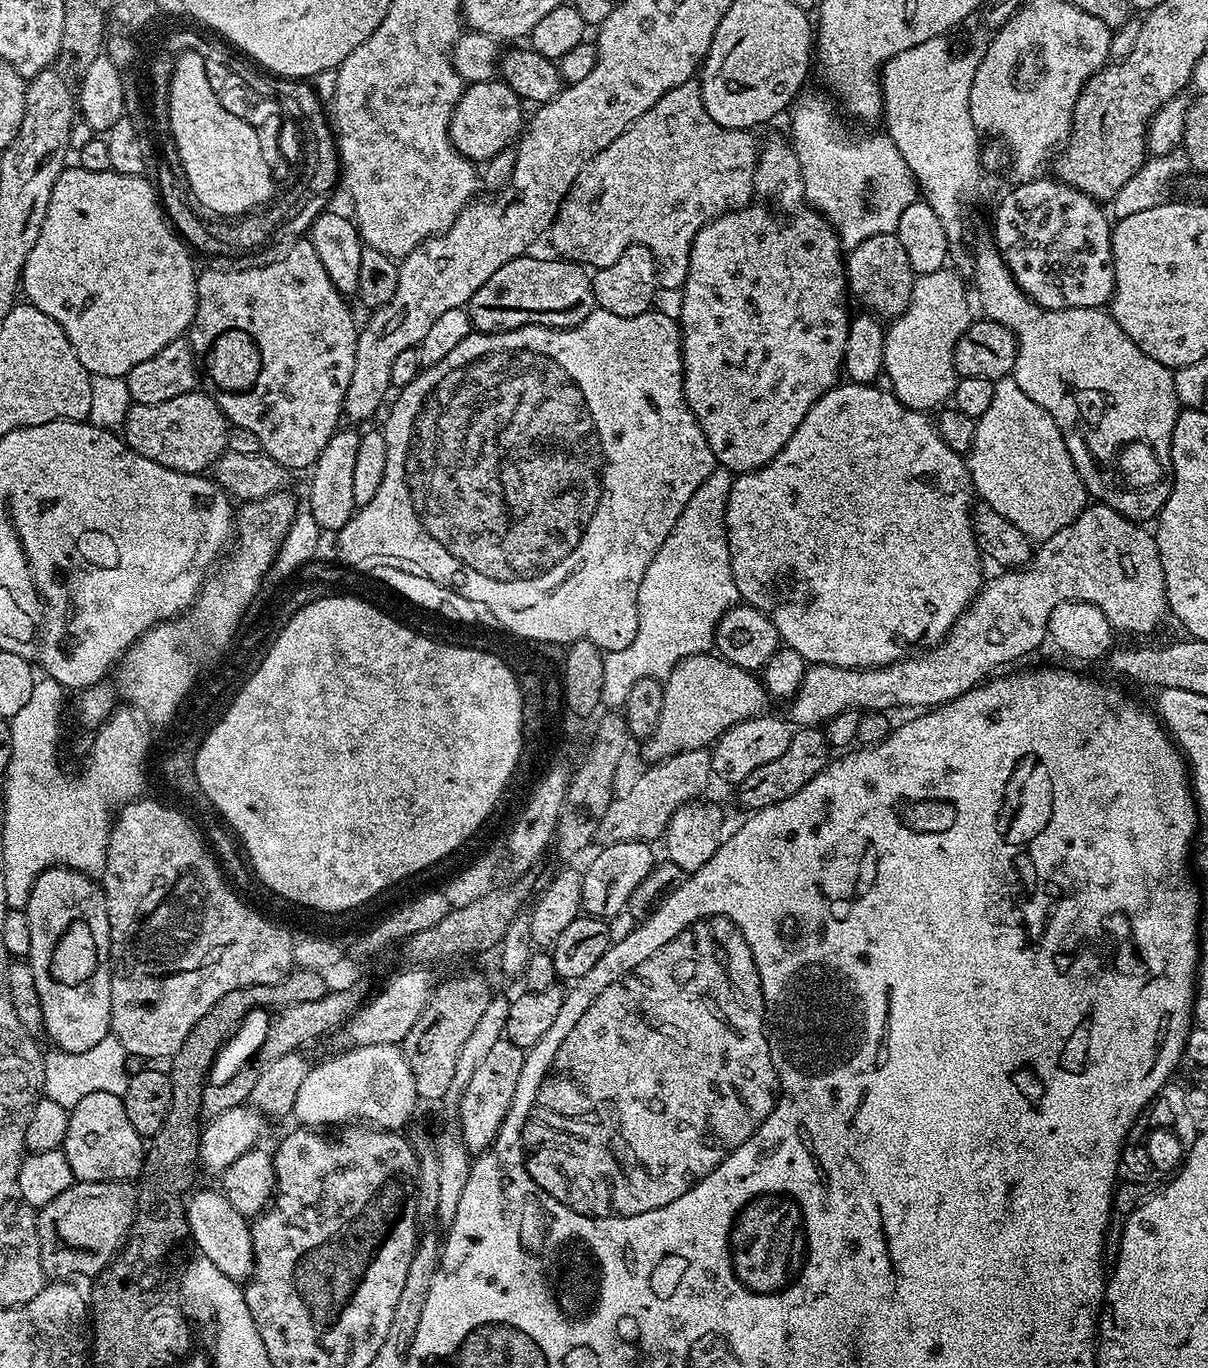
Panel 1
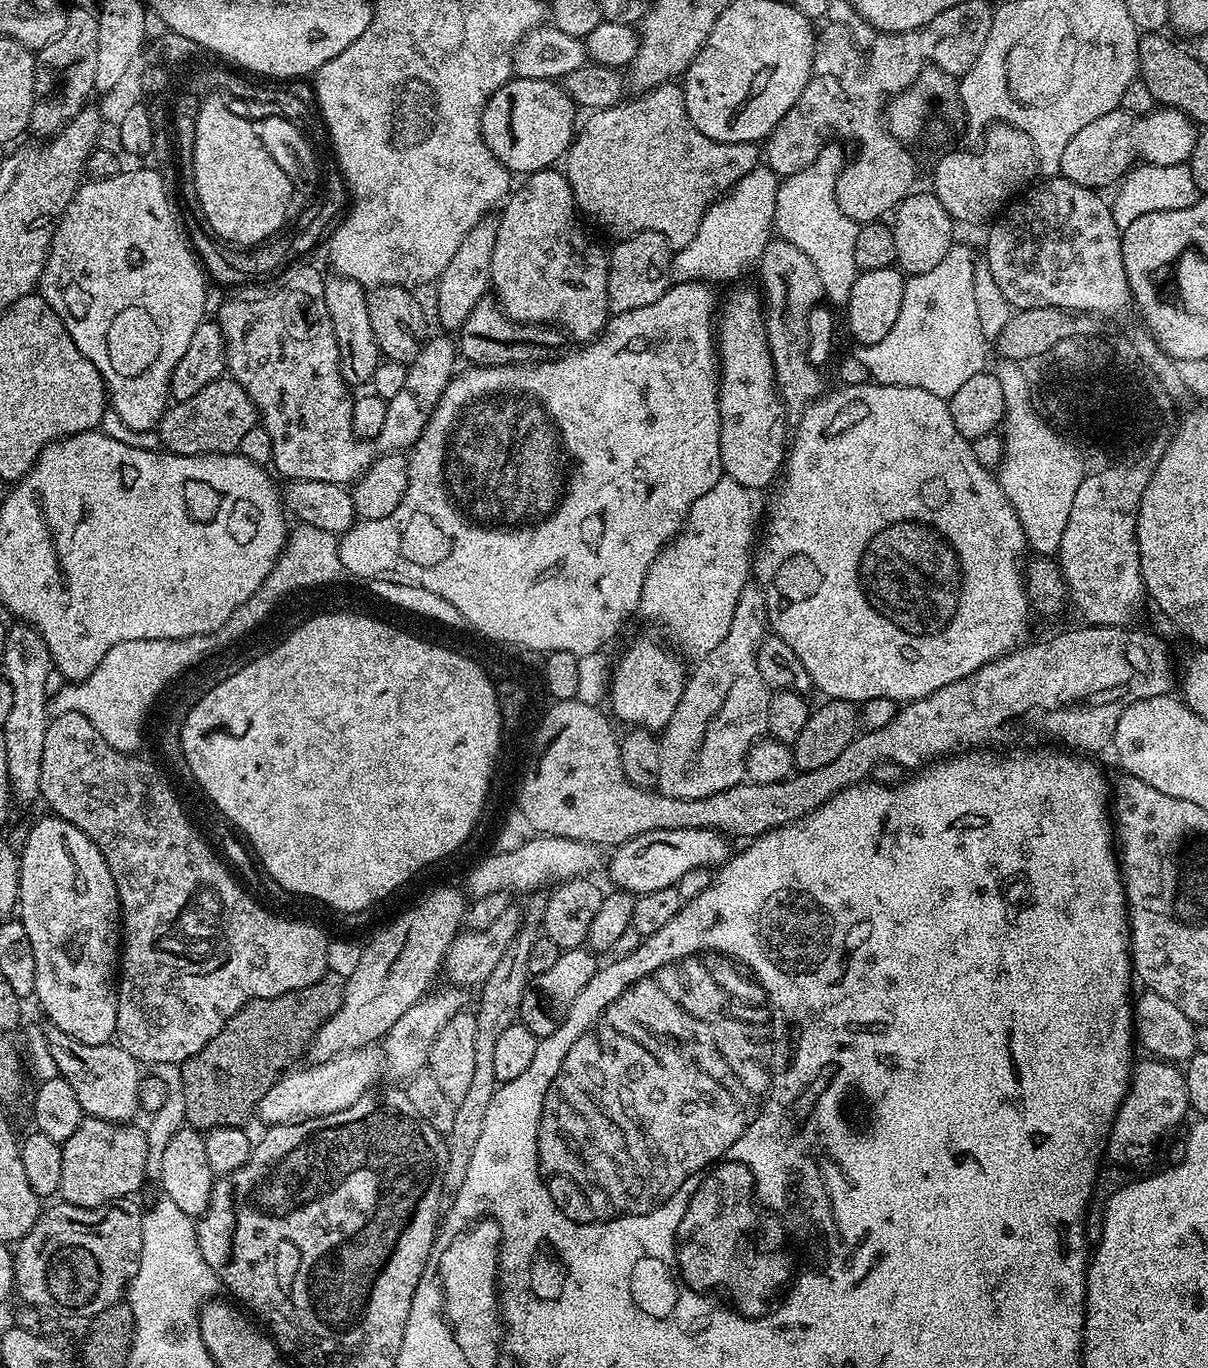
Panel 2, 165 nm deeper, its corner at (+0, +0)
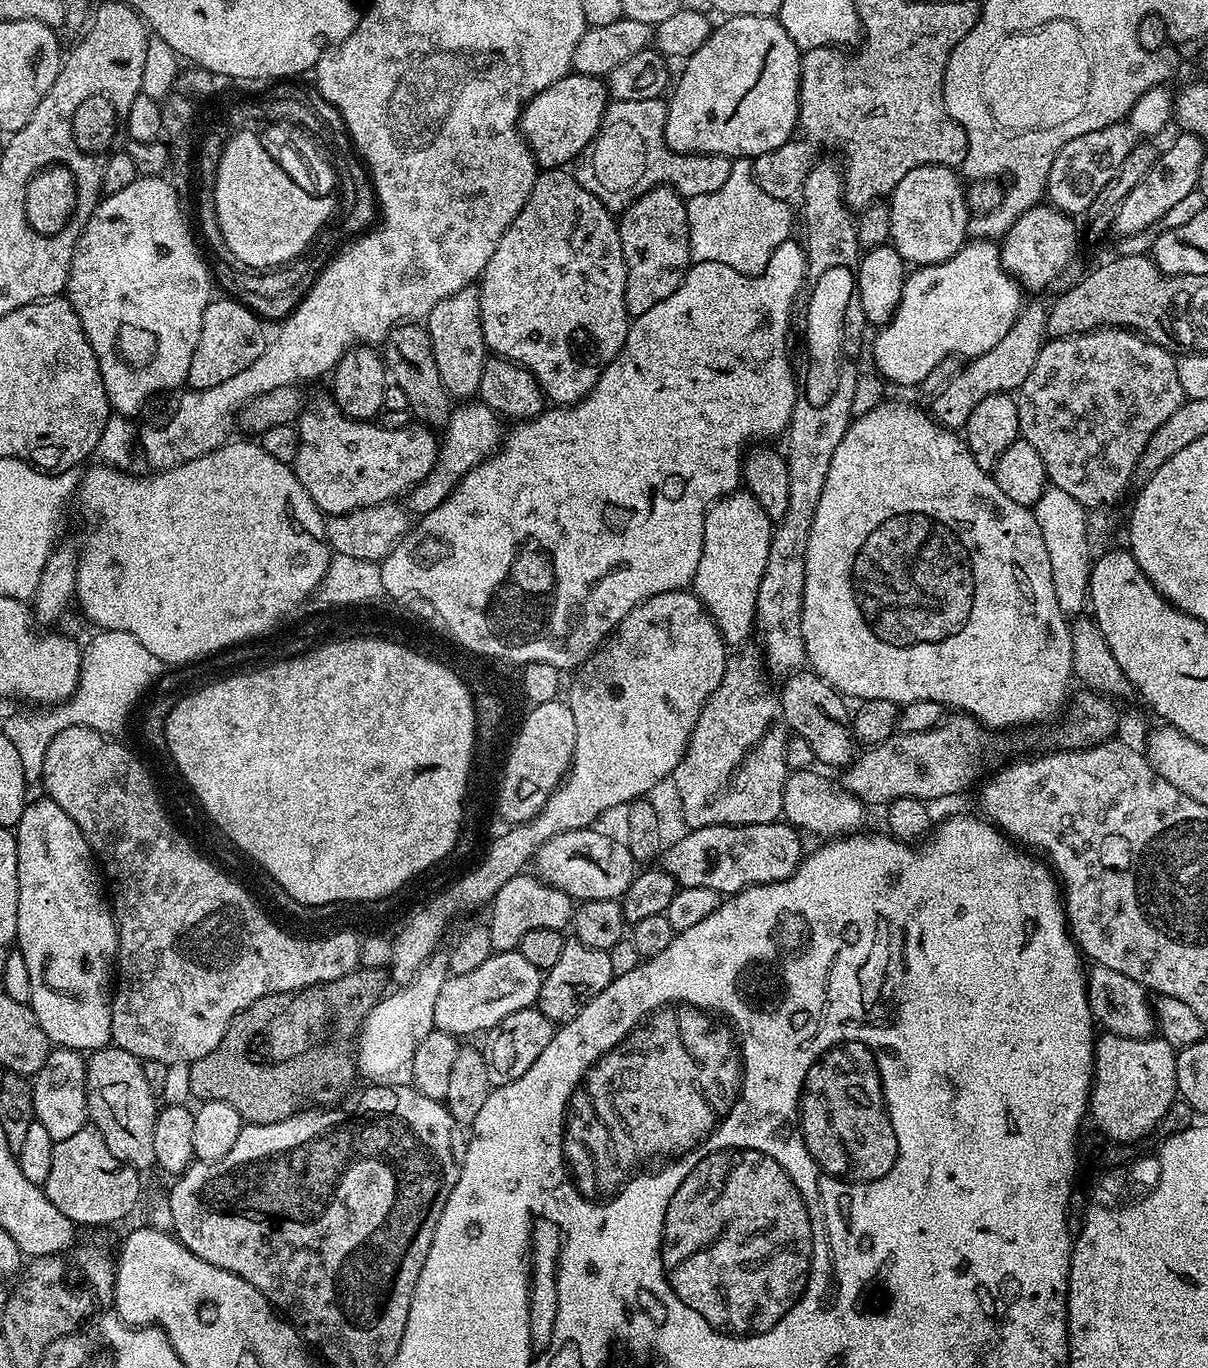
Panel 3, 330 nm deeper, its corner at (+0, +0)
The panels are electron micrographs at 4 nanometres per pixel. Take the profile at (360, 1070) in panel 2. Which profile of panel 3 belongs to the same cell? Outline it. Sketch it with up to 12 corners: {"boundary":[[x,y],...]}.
{"boundary":[[437,950],[377,1000],[354,1046],[361,1077],[411,1065],[449,975]]}

